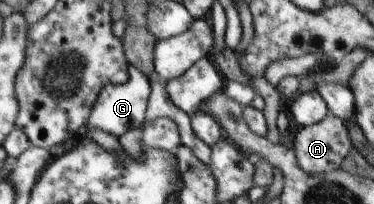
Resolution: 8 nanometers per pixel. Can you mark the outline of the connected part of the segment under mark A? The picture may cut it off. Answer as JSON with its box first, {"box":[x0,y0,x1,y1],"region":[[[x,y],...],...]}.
{"box":[293,111,352,175],"region":[[[329,111],[323,120],[299,130],[293,149],[307,174],[320,175],[341,169],[352,144],[345,122]]]}

